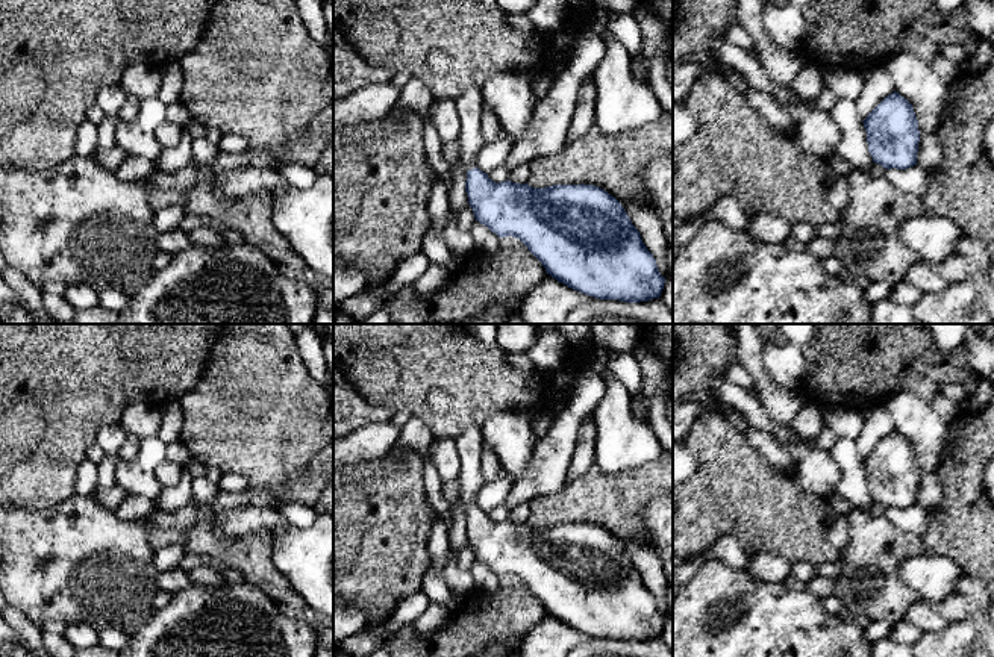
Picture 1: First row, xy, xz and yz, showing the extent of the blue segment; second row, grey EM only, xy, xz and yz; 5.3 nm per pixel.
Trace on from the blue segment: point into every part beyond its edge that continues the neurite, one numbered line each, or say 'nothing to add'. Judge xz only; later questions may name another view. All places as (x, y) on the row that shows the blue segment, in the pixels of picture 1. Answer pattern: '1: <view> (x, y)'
1: xz (468, 105)

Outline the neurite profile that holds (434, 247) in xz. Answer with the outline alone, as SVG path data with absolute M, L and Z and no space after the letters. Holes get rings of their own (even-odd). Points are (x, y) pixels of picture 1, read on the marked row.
M429 163L427 168L433 173L432 194L429 198L430 229L424 236L421 251L430 259L432 263L441 265L453 274L461 266L461 262L453 257L449 247L438 236L438 232L444 227L447 220L450 195L435 170Z

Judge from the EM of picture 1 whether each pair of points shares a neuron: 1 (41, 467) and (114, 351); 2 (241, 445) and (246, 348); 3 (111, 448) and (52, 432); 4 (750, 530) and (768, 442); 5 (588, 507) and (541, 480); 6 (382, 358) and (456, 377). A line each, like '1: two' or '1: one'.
1: one
2: one
3: two
4: two
5: two
6: one

